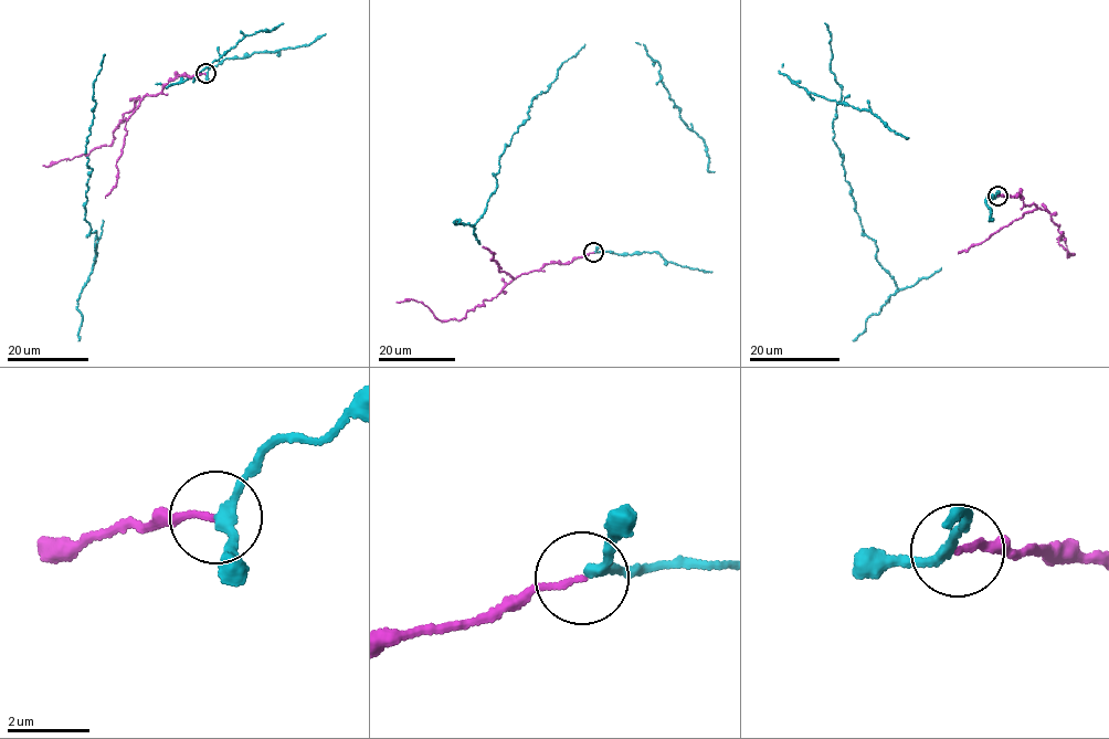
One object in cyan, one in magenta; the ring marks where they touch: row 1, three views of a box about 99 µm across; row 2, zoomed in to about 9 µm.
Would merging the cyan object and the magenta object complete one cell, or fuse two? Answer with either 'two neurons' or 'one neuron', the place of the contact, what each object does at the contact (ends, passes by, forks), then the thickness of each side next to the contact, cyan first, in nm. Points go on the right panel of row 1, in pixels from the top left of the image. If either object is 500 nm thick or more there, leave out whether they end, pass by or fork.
one neuron | (997, 196) | cyan passes by | magenta ends | 220/140 nm

